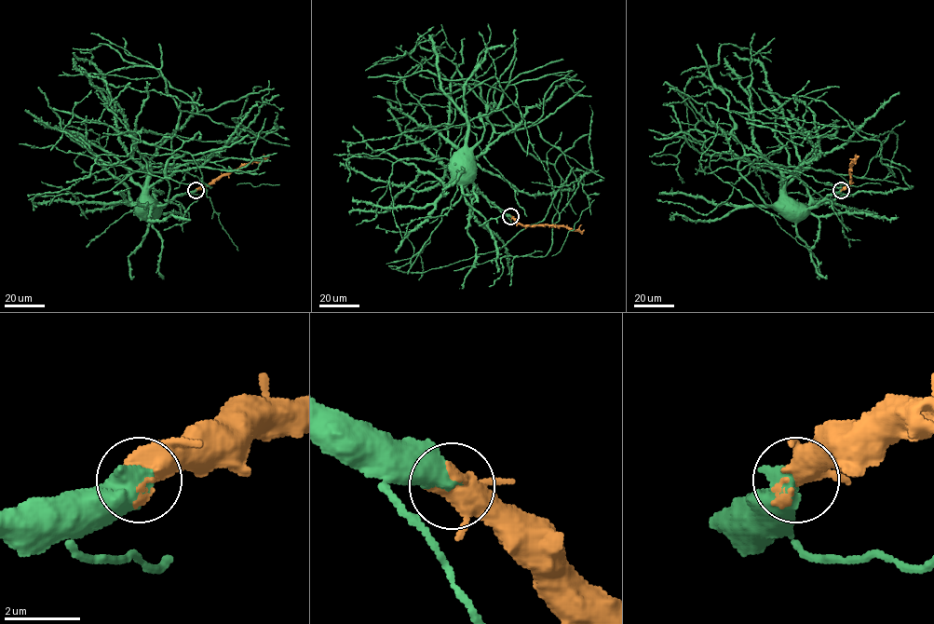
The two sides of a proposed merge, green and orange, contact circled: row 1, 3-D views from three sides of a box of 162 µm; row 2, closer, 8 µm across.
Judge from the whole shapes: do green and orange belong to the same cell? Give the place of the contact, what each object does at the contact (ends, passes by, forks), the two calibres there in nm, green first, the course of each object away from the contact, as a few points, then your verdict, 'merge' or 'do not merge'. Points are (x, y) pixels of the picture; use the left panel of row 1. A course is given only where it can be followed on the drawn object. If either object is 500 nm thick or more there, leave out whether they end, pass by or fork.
(196, 190) | 700/440 nm | green via (196, 190), (177, 194), (165, 206), (157, 208), (146, 204) | orange via (196, 190), (269, 156) | merge

